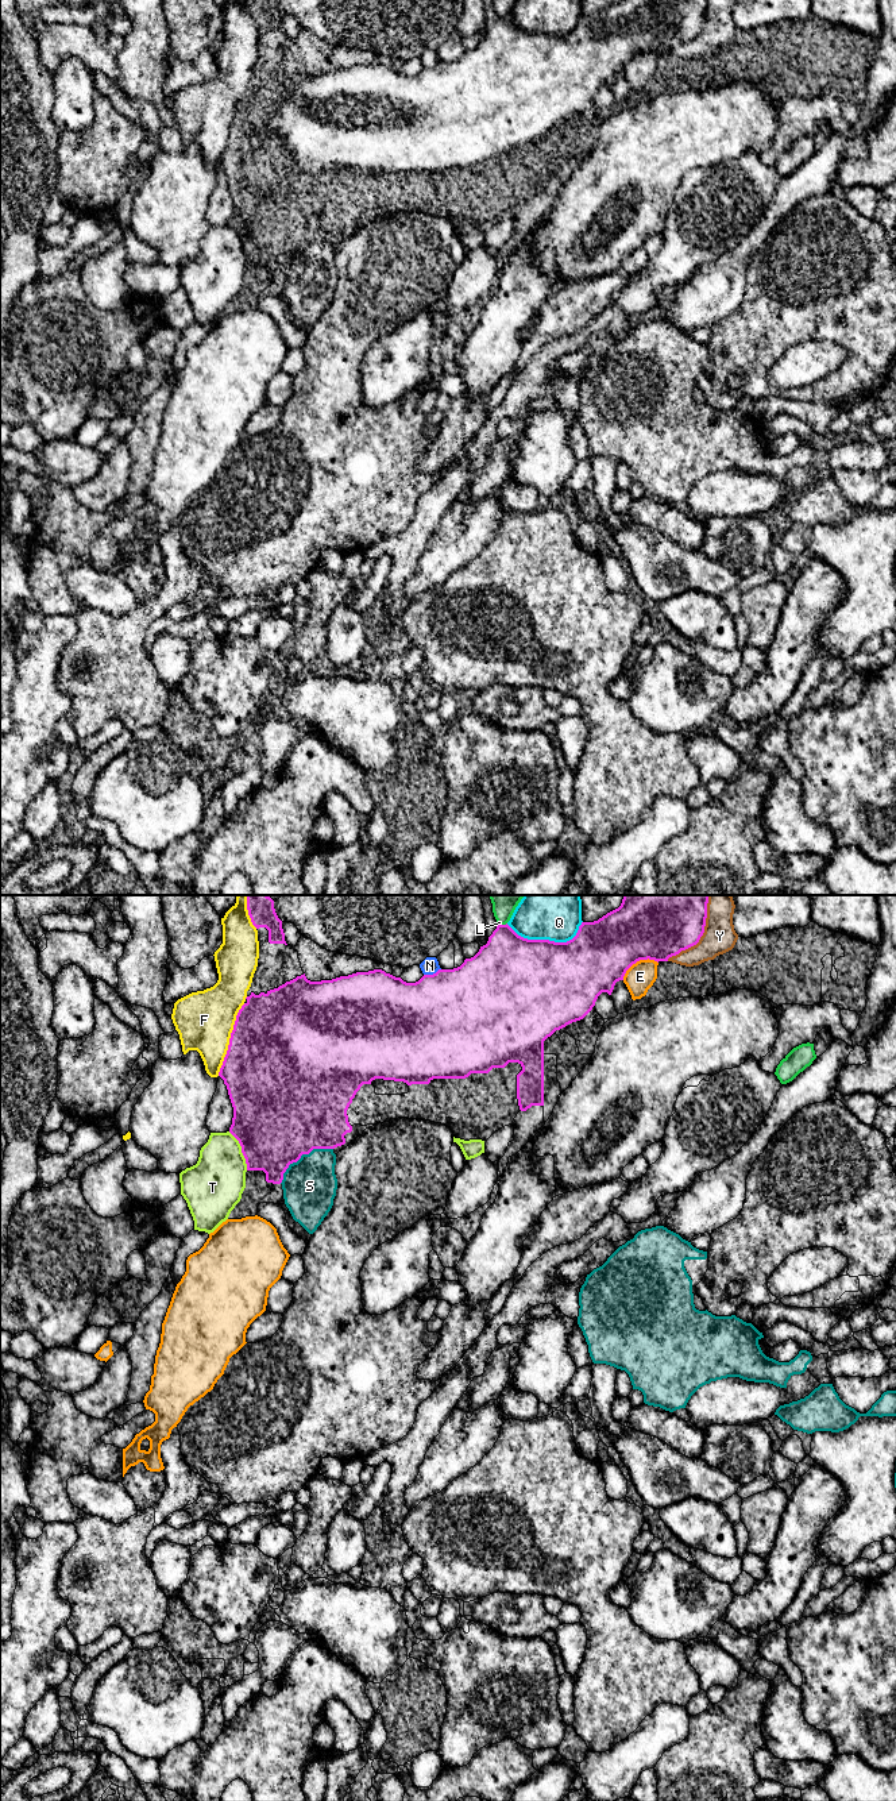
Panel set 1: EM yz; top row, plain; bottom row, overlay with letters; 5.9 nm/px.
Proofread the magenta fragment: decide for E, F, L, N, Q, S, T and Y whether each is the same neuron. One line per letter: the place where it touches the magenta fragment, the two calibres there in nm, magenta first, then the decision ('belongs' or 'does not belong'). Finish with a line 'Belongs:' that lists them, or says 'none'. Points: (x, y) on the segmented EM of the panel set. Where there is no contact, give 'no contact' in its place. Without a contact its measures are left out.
E: meets magenta in yz at (637, 960); 440 nm thick on the magenta side, 170 nm on the other; does not belong
F: meets magenta in yz at (230, 1040); 500 nm thick on the magenta side, 340 nm on the other; does not belong
L: meets magenta in yz at (502, 925); 380 nm thick on the magenta side, 180 nm on the other; does not belong
N: meets magenta in yz at (433, 974); 500 nm thick on the magenta side, 100 nm on the other; does not belong
Q: meets magenta in yz at (547, 940); 500 nm thick on the magenta side, 360 nm on the other; does not belong
S: meets magenta in yz at (301, 1154); 500 nm thick on the magenta side, 320 nm on the other; does not belong
T: meets magenta in yz at (242, 1150); 480 nm thick on the magenta side, 320 nm on the other; does not belong
Y: meets magenta in yz at (702, 934); 480 nm thick on the magenta side, 190 nm on the other; does not belong
Belongs: none

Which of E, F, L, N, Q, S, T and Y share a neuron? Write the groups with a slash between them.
E / F / L / N / Q / S / T / Y

